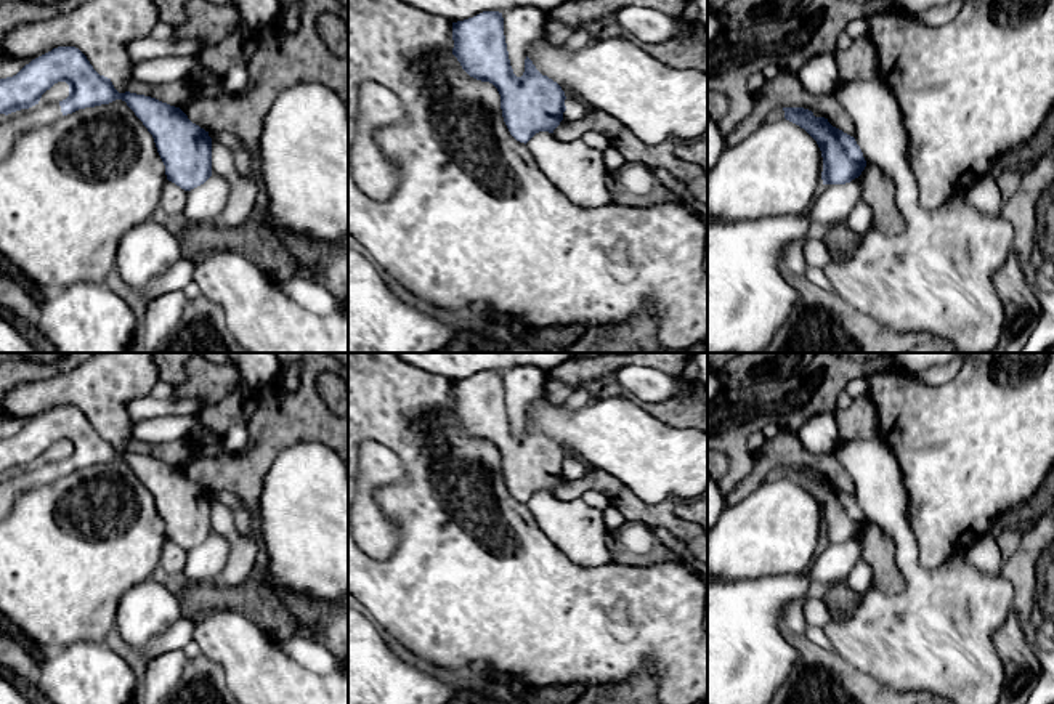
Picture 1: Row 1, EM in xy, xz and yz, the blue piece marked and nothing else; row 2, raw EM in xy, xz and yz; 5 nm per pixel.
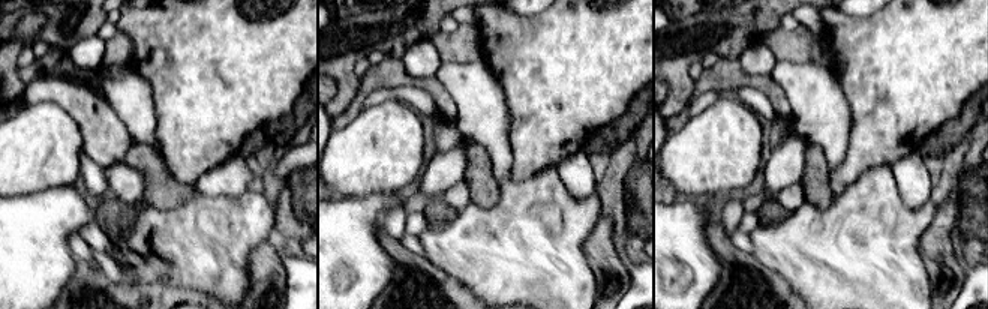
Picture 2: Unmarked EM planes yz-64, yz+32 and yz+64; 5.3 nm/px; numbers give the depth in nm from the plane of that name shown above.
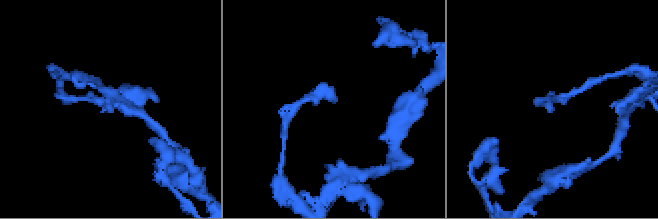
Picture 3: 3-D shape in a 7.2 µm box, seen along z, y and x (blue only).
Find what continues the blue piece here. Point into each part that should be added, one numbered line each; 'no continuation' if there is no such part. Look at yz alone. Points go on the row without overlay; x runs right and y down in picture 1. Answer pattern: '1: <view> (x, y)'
no continuation

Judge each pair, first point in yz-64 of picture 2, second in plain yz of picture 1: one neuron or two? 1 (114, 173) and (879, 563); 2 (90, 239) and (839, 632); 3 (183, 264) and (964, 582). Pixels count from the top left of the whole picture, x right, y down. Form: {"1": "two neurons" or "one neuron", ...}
{"1": "two neurons", "2": "two neurons", "3": "one neuron"}

